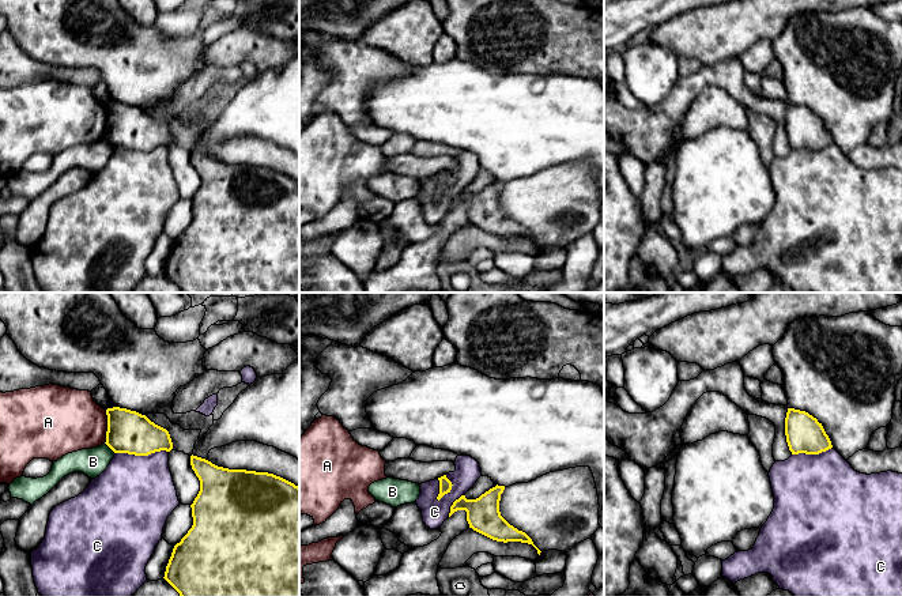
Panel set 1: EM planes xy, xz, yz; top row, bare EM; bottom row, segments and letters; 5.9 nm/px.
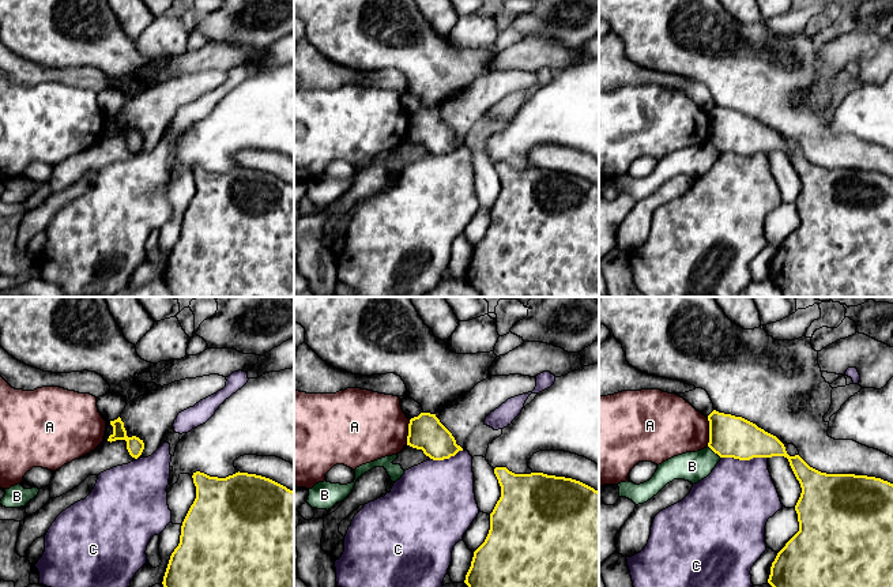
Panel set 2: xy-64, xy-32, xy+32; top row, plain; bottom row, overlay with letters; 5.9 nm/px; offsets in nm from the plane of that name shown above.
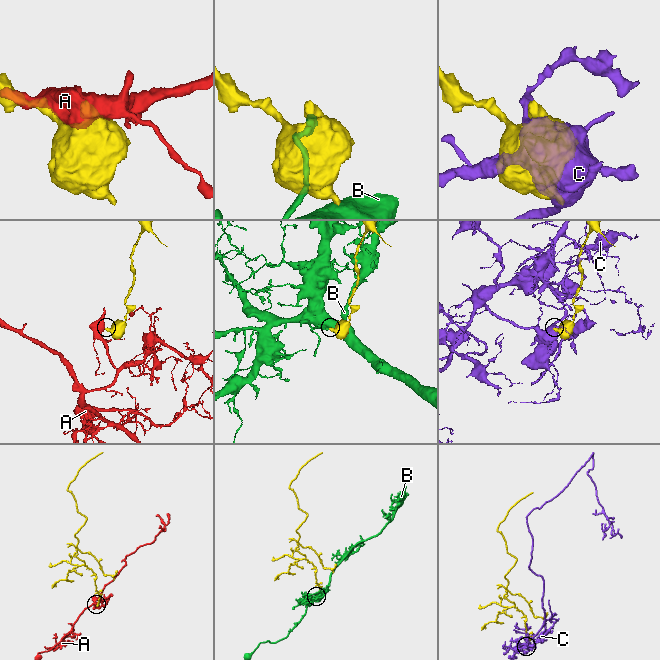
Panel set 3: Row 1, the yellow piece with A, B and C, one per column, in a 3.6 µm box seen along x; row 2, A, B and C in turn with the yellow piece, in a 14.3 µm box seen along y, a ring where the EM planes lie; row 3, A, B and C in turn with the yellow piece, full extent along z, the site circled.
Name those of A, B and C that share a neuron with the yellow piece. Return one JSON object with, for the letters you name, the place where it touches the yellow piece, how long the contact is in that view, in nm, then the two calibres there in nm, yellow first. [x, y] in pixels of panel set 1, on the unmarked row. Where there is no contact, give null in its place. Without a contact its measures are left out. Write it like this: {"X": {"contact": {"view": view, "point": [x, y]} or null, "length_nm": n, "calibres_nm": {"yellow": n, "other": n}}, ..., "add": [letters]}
{"add": []}

